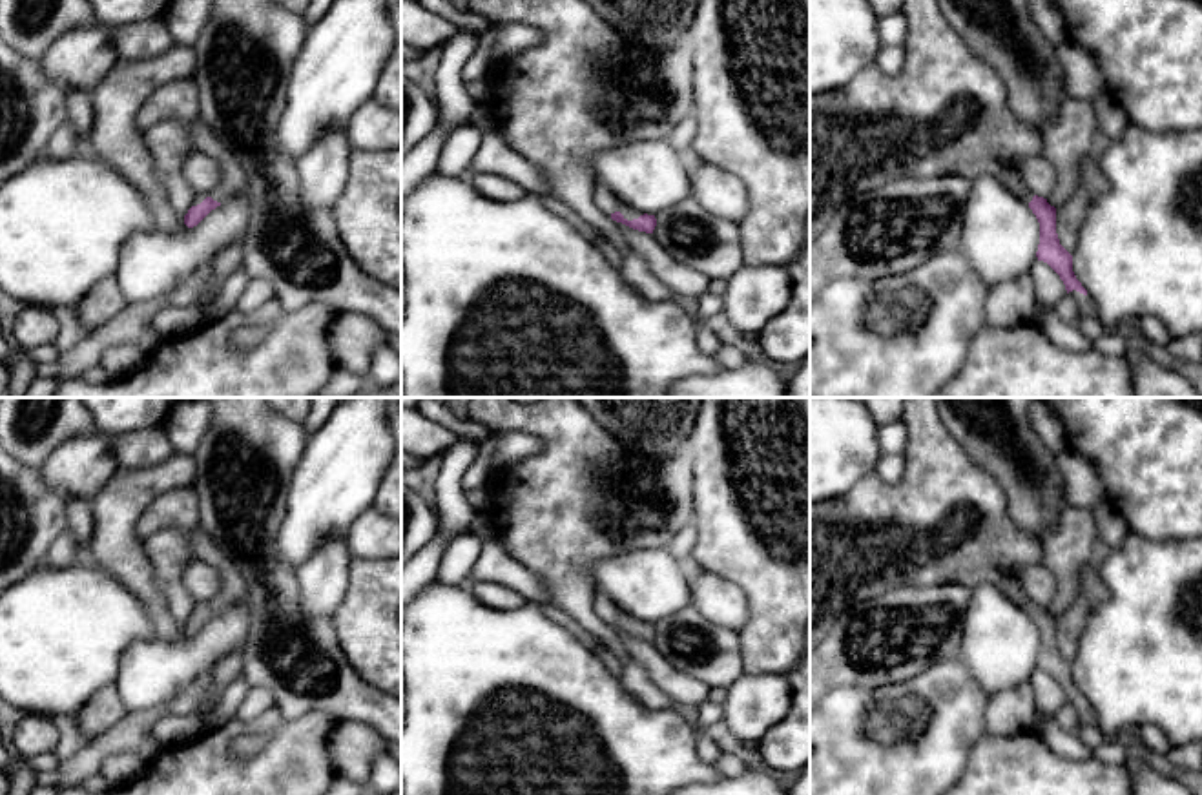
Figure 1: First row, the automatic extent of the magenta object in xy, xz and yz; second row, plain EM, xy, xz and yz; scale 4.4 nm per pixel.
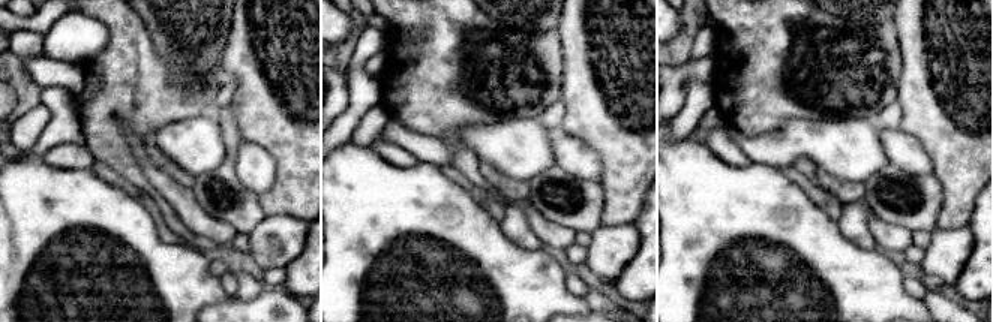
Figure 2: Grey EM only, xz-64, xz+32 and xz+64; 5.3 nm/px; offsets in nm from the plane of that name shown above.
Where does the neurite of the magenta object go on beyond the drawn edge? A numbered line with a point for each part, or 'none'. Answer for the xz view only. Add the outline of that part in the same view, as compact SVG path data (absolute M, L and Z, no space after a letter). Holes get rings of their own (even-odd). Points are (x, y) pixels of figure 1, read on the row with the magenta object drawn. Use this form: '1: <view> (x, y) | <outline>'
1: xz (606, 201) | M596 186L595 202L607 217L611 217L615 212L620 212L627 221L638 219L642 215L631 206L620 202L618 197L611 193L606 186Z

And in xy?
1: xy (177, 101) | M177 78L153 89L137 113L135 124L140 131L159 122L181 122L192 144L201 153L212 157L221 168L221 181L210 193L197 193L192 206L206 197L226 202L246 186L248 179L235 153L201 119L201 102L193 78Z

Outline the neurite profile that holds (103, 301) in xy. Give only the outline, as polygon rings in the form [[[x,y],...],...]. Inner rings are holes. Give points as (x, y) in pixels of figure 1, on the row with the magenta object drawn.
[[[106,277],[98,281],[73,310],[86,332],[91,332],[113,319],[126,306],[128,303],[117,286],[117,277]]]

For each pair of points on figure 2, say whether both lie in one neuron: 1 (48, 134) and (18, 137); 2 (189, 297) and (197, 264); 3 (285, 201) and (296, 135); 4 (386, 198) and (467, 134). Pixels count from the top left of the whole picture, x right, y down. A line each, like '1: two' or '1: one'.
1: two
2: one
3: one
4: two

